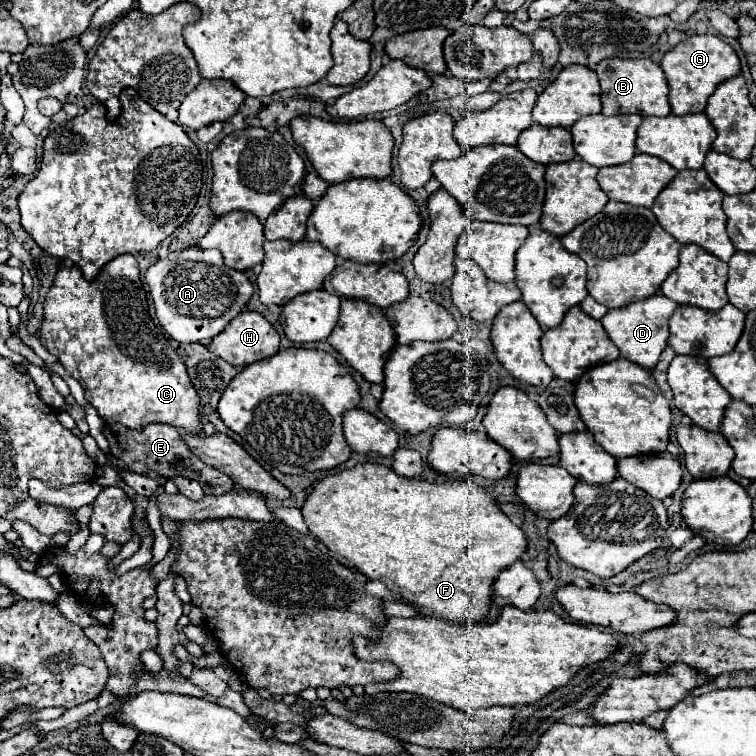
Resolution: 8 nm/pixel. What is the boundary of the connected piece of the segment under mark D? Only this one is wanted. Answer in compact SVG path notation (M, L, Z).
M655 294L651 298L633 302L625 308L617 308L617 310L609 310L603 316L603 328L607 330L609 338L613 340L613 344L621 350L621 356L651 370L655 368L663 348L667 346L667 336L669 336L669 316L673 314L673 310L677 308L677 304L673 300L669 300L663 294Z

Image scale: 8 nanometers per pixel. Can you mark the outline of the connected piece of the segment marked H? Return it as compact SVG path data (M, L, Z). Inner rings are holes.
M243 310L241 316L235 316L235 320L229 322L229 328L225 328L225 332L221 332L221 336L215 336L211 340L209 350L213 354L217 354L219 358L223 358L225 362L229 362L231 366L243 368L257 360L277 354L279 352L279 334L259 312Z

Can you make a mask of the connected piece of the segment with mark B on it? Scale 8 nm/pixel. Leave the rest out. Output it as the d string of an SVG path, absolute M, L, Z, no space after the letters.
M609 58L601 60L595 66L595 72L601 82L601 102L603 114L639 114L639 116L669 116L669 84L659 68L651 60L625 60L625 58Z

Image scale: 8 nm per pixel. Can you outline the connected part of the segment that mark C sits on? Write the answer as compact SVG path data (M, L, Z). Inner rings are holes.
M123 254L123 256L117 256L113 258L109 264L105 264L99 272L99 276L95 280L85 280L81 270L77 266L65 266L57 272L55 276L55 282L53 286L49 288L47 296L45 296L45 318L43 318L43 324L41 324L41 344L53 354L59 358L59 362L65 366L65 370L83 386L85 390L85 400L89 404L93 404L99 412L99 416L107 422L121 422L123 426L127 428L143 428L151 422L163 422L163 424L171 424L171 426L177 426L177 428L185 428L187 432L193 432L193 434L199 434L201 432L201 422L199 422L199 396L185 372L185 364L183 360L177 356L177 352L171 348L169 340L165 336L161 336L161 330L153 324L149 312L147 312L147 296L145 296L145 290L143 290L143 284L141 284L141 278L139 278L139 268L137 268L137 260L135 256L131 254Z

